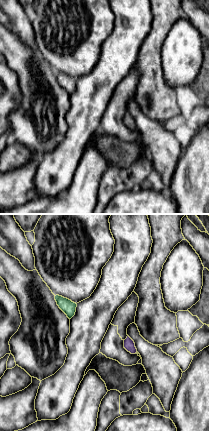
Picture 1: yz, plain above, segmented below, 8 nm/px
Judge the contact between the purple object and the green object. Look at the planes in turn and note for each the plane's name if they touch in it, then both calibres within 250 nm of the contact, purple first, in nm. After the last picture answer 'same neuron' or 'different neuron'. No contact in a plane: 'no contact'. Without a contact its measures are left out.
no contact

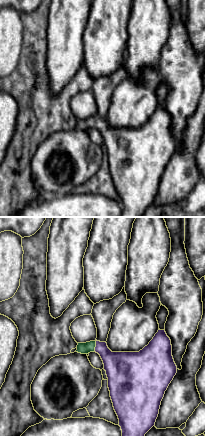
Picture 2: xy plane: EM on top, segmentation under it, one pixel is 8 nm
xy | 240/100 nm

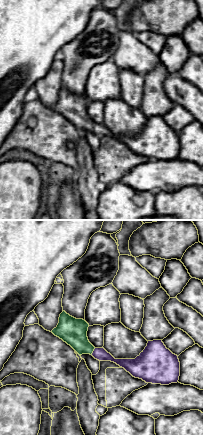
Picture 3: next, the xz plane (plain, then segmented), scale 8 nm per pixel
xz | 100/220 nm

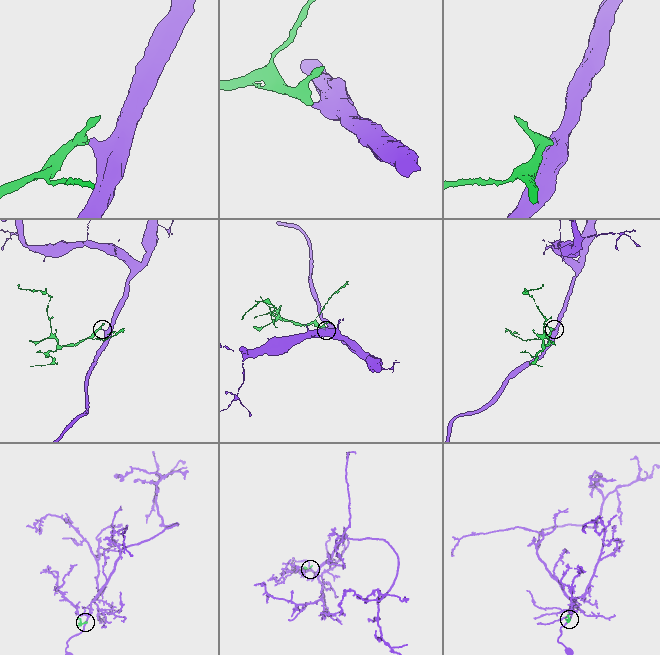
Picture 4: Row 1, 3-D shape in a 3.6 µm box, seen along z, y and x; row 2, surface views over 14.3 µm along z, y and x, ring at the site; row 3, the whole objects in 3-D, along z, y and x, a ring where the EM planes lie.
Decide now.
same neuron

